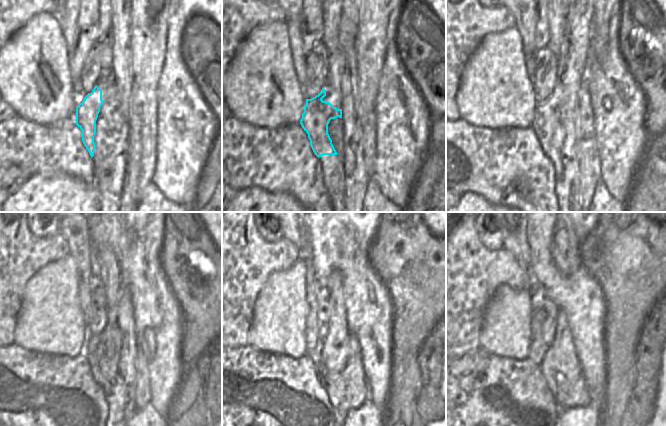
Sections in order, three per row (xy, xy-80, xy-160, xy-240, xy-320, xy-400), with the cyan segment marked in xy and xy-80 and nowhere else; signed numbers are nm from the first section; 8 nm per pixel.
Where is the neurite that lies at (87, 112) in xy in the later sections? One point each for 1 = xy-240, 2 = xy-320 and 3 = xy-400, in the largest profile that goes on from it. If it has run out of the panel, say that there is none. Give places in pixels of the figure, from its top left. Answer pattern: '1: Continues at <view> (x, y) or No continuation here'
1: Continues at xy-240 (100, 350)
2: Continues at xy-320 (338, 333)
3: Continues at xy-400 (558, 387)

